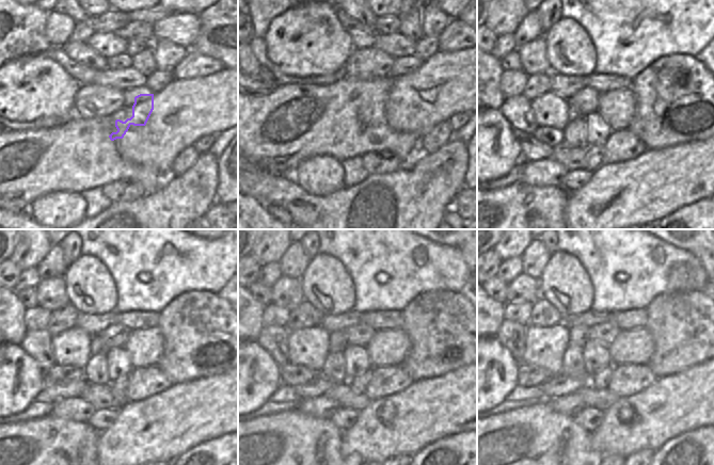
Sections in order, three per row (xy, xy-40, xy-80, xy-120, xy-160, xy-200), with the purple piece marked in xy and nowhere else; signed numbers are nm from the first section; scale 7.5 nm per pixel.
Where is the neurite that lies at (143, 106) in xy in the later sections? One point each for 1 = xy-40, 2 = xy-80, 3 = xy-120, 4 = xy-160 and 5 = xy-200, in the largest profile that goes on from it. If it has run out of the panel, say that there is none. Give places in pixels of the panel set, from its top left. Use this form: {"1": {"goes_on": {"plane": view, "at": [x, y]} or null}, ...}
{"1": {"goes_on": {"plane": "xy-40", "at": [361, 126]}}, "2": {"goes_on": {"plane": "xy-80", "at": [599, 130]}}, "3": {"goes_on": {"plane": "xy-120", "at": [117, 361]}}, "4": {"goes_on": {"plane": "xy-160", "at": [358, 362]}}, "5": {"goes_on": {"plane": "xy-200", "at": [596, 355]}}}

